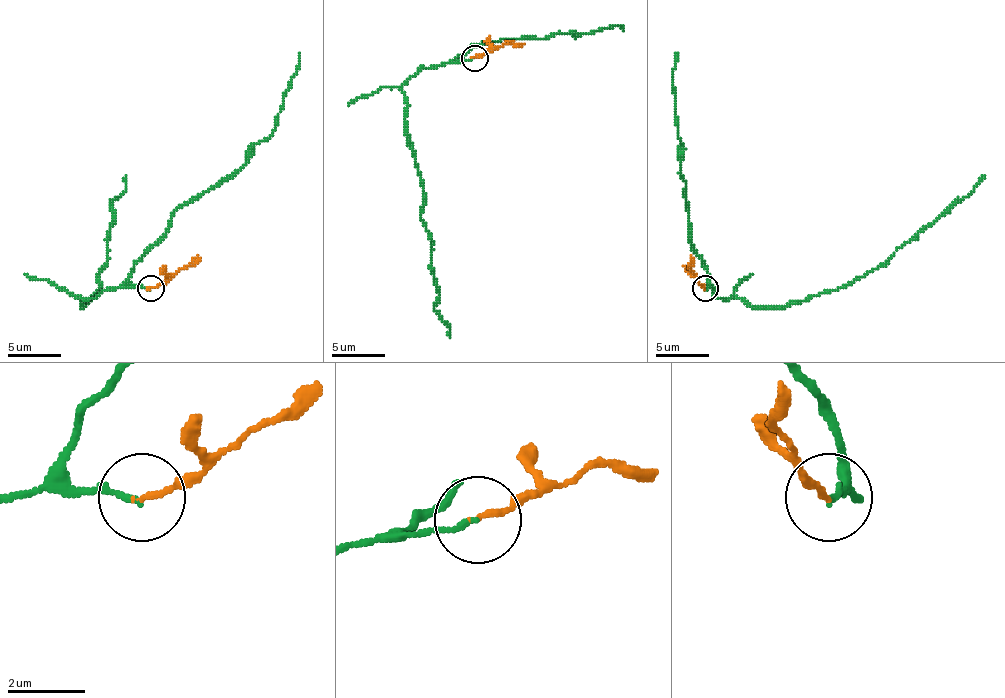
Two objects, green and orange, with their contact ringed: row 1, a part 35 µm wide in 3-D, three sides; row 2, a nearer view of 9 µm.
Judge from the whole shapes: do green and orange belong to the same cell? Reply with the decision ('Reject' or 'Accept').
Reject

